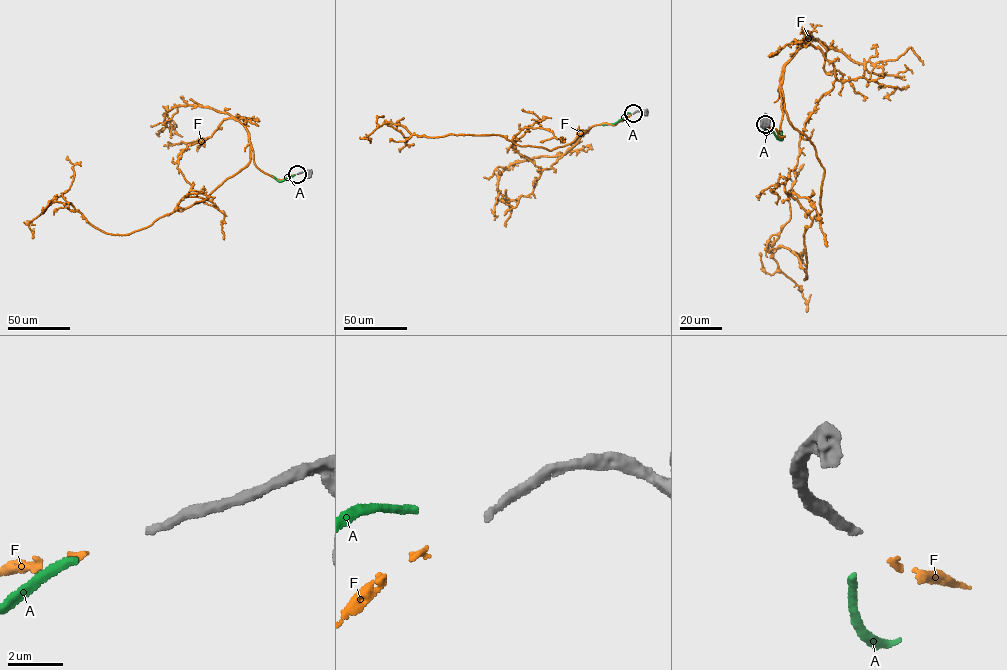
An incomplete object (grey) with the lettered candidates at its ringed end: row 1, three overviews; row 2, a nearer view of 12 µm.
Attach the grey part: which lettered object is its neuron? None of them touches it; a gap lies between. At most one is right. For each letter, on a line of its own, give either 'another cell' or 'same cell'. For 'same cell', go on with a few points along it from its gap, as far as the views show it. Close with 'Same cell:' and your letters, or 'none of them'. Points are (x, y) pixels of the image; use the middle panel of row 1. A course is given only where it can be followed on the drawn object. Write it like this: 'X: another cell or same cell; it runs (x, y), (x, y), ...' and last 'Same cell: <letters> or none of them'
A: another cell
F: same cell; it runs (630, 115), (615, 124), (591, 127), (550, 150), (494, 134), (422, 136), (386, 122), (408, 137), (400, 151)
Same cell: F

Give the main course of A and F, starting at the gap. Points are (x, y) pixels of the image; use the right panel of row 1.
A: (765, 127), (766, 132), (773, 132), (780, 140), (781, 131)
F: (767, 126), (784, 137), (780, 85), (824, 170), (805, 279), (798, 256), (770, 250), (803, 164)

